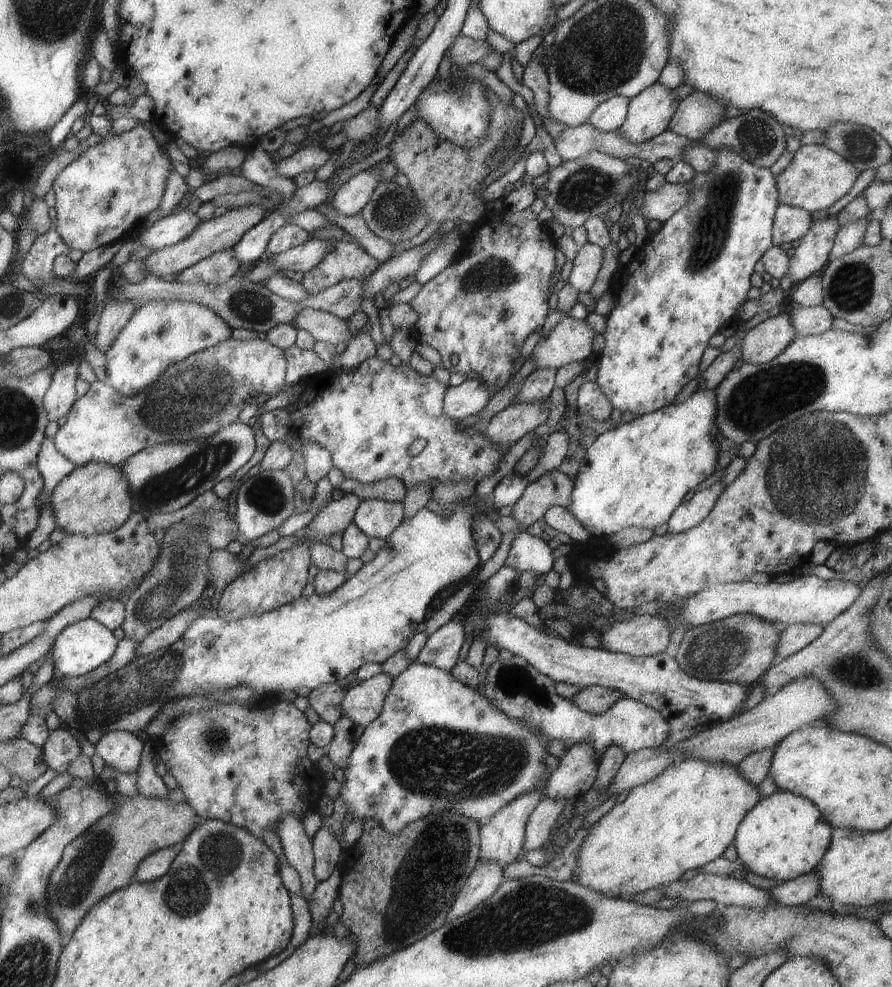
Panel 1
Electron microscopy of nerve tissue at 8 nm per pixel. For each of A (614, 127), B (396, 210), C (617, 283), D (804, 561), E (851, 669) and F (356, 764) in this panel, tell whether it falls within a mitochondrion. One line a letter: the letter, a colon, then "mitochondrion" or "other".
A: other
B: mitochondrion
C: other
D: other
E: mitochondrion
F: other

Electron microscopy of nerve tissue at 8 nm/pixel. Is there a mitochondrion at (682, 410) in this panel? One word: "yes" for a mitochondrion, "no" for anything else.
no

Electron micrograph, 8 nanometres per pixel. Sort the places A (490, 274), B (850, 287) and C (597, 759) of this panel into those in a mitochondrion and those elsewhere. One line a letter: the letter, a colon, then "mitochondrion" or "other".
A: mitochondrion
B: mitochondrion
C: other

